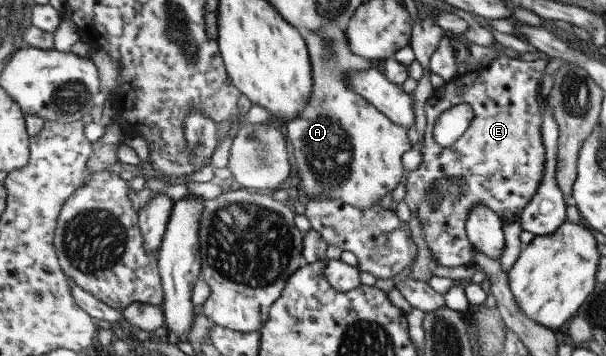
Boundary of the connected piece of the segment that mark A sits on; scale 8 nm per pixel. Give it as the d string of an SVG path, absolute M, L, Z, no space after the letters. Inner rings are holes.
M332 24L320 32L306 30L302 34L311 55L314 90L306 108L286 125L301 180L299 188L310 199L340 199L347 205L369 209L404 181L402 157L412 149L408 129L390 122L348 86L348 73L372 69L374 63L352 52L346 27Z

